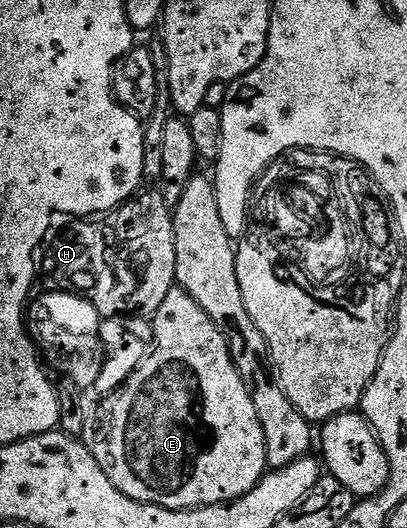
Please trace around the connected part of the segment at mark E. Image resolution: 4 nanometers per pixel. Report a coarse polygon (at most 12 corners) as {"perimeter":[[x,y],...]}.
{"perimeter":[[187,291],[90,409],[109,482],[183,512],[268,467],[227,338]]}

